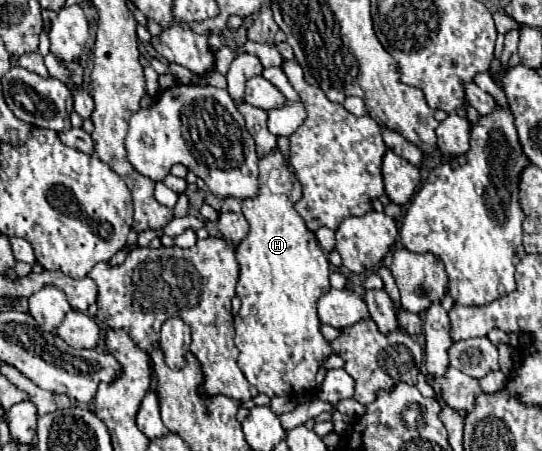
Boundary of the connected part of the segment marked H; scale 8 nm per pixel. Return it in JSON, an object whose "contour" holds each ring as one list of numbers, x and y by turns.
{"contour":[[276,149,274,153,260,159,260,193,254,199,242,201,242,213,250,223,248,237,236,247,236,259,240,263,240,279,236,295,242,301,240,319,234,319,236,347,240,349,238,365,250,385,270,397,298,397,308,393,316,385,316,373,320,365,334,353,330,343,320,333,320,319,316,311,318,299,330,291,330,263,324,251,318,247,316,235,306,227,294,203,302,197,302,185,294,177,292,169,284,165,284,155]]}

